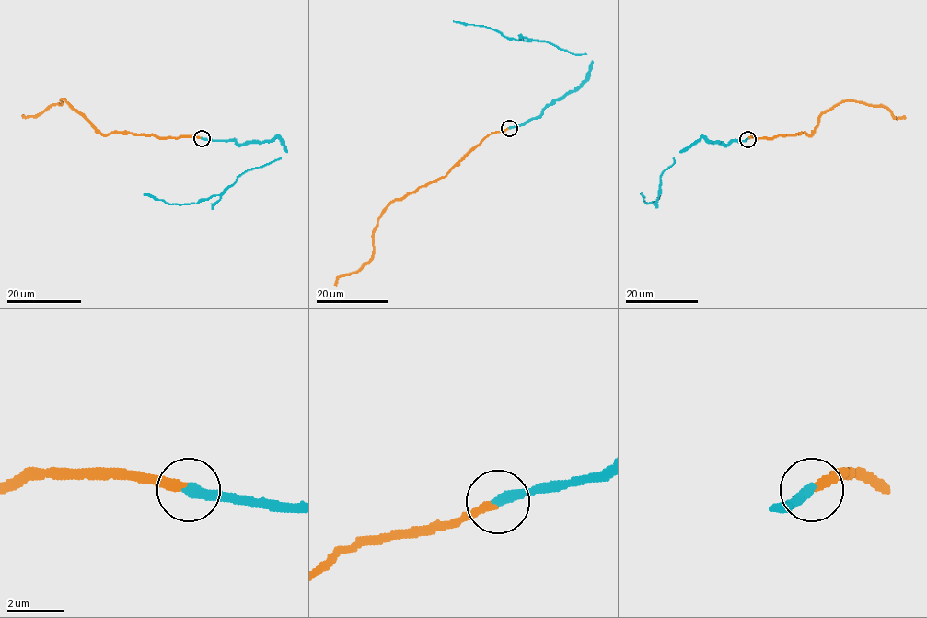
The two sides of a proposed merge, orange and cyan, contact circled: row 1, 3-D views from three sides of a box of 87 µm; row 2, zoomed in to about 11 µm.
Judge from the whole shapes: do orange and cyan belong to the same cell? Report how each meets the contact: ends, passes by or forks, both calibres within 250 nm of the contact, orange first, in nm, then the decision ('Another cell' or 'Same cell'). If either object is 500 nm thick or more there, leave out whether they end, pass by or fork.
At the ring orange ends. At the ring cyan ends. Thickness 280 nm (orange) against 380 nm. Another cell

